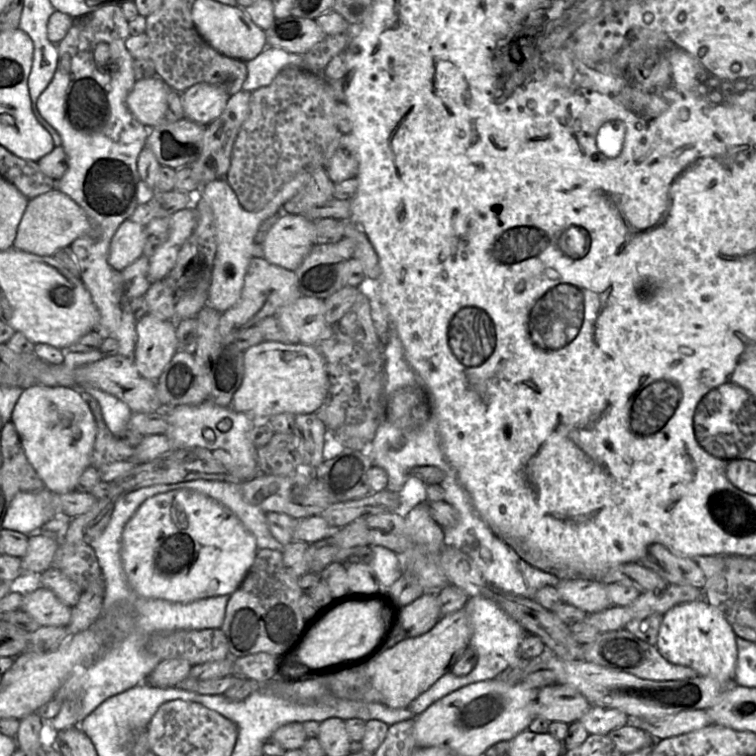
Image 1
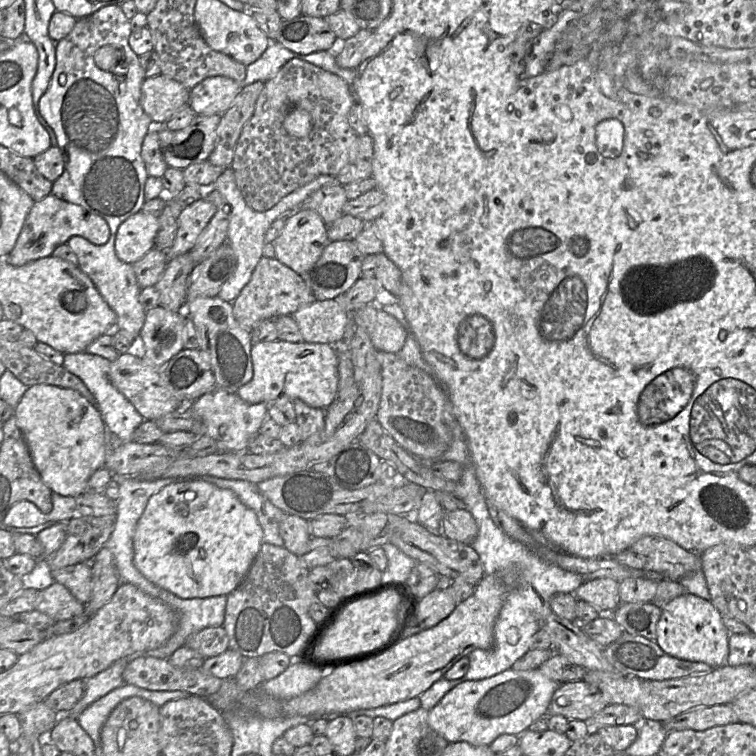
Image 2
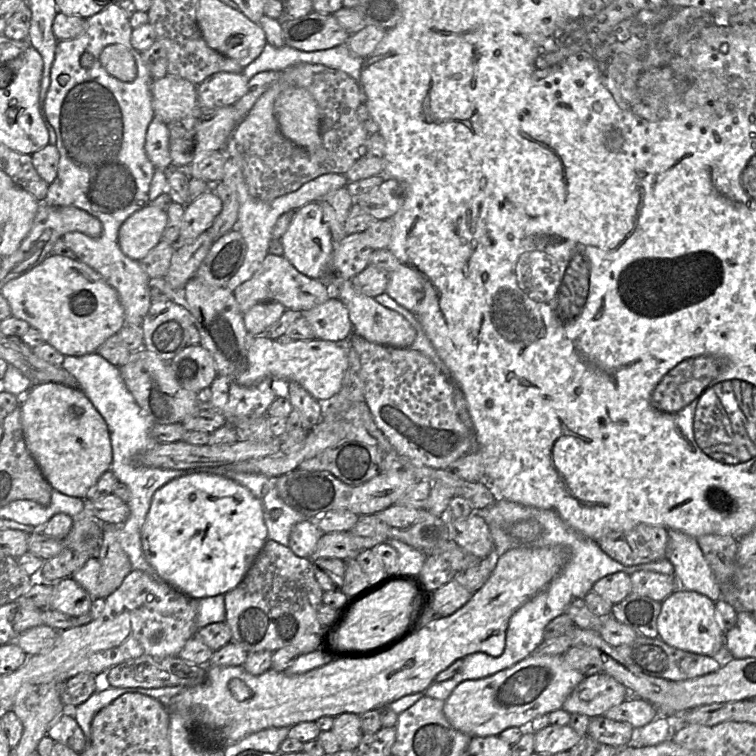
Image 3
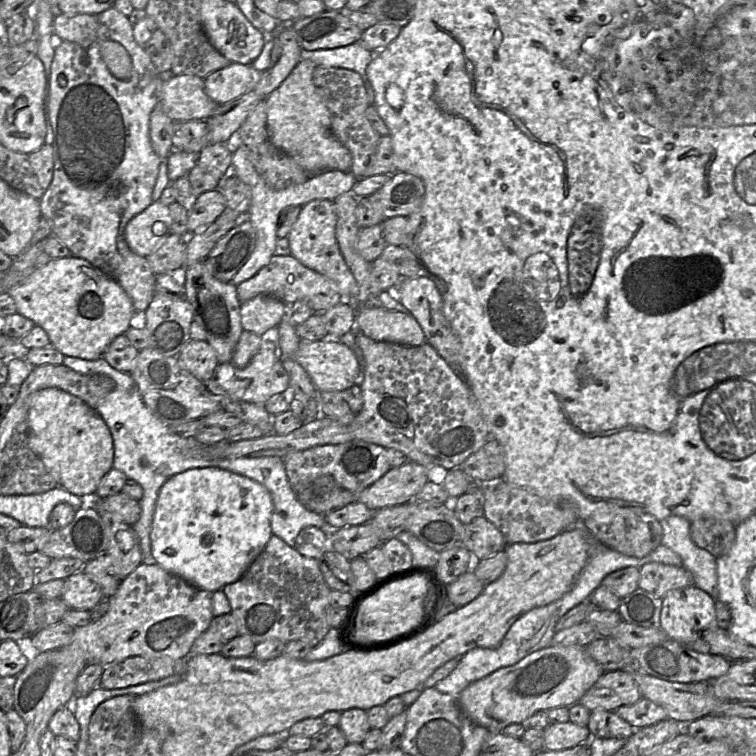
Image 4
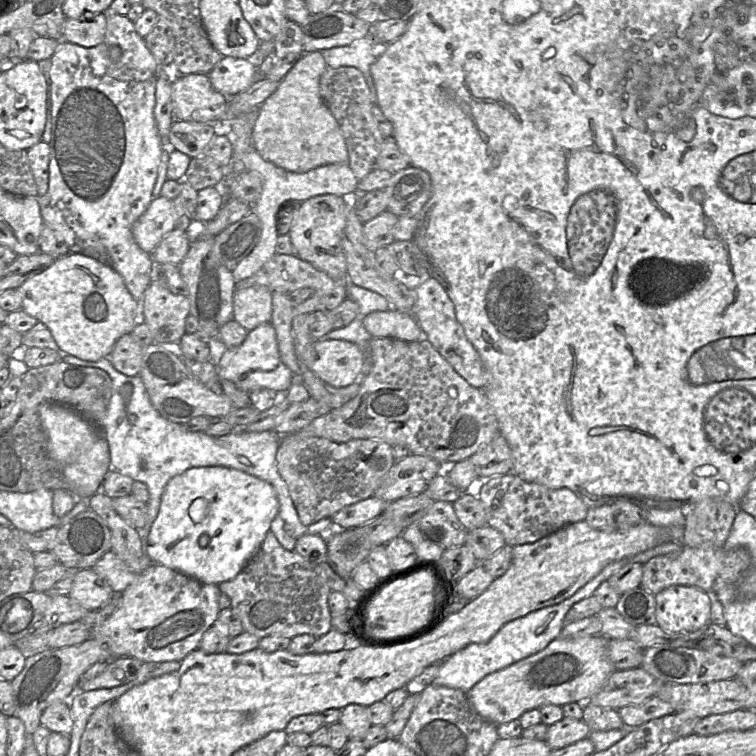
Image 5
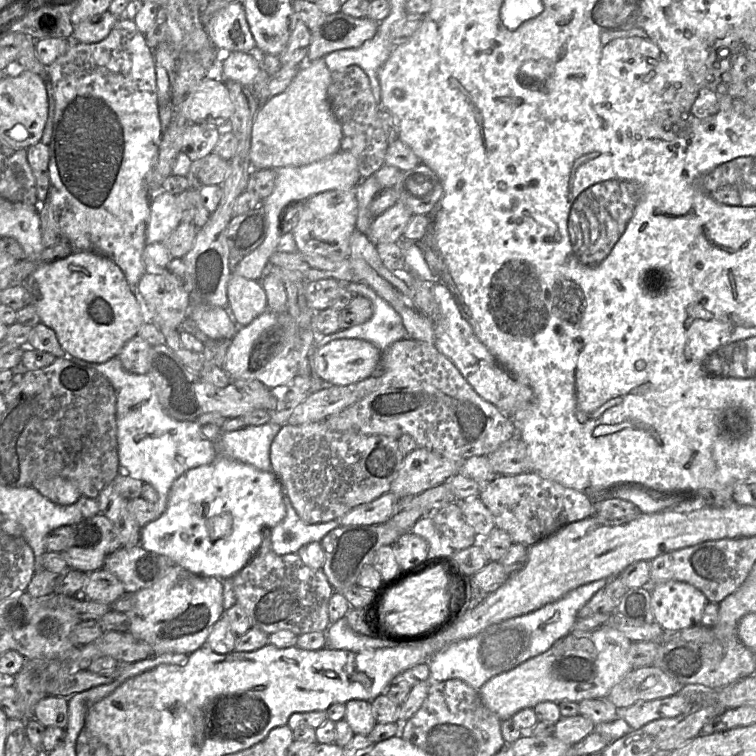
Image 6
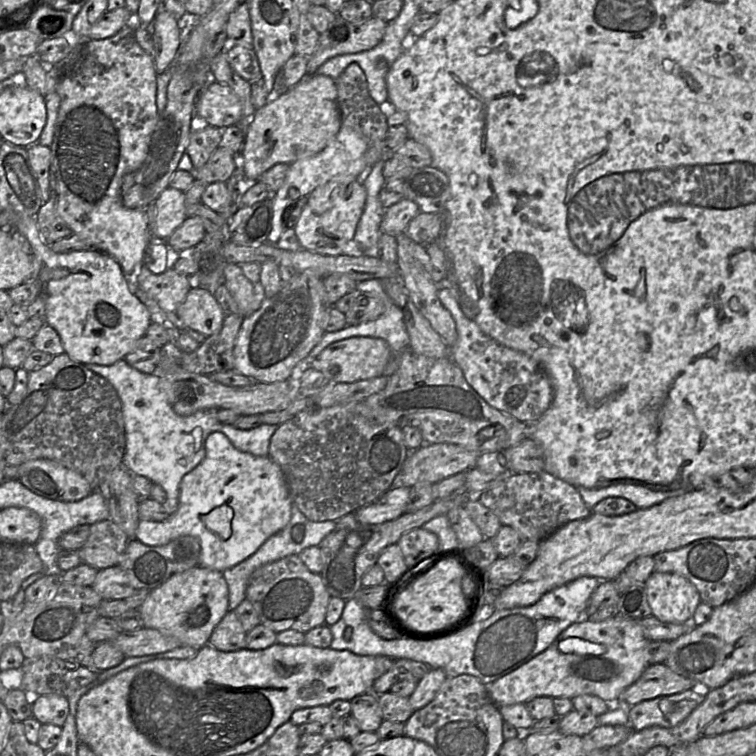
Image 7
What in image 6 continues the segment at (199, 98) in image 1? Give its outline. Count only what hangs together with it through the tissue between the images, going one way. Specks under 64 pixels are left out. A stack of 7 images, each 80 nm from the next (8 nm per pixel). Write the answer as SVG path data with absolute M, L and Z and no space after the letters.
M231 51L225 53L222 64L223 80L234 80L250 86L260 71L260 64L251 52Z

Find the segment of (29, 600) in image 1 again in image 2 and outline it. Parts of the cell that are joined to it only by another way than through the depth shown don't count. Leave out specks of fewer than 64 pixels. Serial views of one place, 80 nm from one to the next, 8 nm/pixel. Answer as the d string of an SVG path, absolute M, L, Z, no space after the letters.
M54 582L39 591L36 610L57 622L84 614L86 604L78 601L64 585Z

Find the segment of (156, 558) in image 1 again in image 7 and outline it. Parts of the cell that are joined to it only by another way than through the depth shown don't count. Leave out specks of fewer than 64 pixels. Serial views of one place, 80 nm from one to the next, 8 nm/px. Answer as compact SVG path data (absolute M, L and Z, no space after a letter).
M214 432L207 437L205 442L205 451L205 458L194 469L185 474L180 481L177 510L173 514L170 514L166 520L161 522L139 520L134 539L137 539L148 546L162 546L180 536L190 535L196 537L200 541L201 545L199 565L201 567L211 568L223 572L250 557L269 537L282 530L288 524L291 519L293 499L283 471L280 466L268 455L259 457L250 453L239 451L231 444L227 437L220 432Z

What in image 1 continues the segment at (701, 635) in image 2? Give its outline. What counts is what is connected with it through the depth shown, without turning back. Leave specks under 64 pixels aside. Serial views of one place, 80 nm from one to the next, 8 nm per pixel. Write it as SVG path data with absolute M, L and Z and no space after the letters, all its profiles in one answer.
M703 598L676 605L663 614L656 647L672 664L687 666L700 676L730 683L734 680L737 662L736 638L731 624Z

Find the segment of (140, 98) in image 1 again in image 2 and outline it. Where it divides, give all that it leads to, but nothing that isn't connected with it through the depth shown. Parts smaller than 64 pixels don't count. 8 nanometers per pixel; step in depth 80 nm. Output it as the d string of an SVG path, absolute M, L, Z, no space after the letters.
M160 74L146 77L141 86L141 105L154 123L166 123L184 105L189 105L190 89Z

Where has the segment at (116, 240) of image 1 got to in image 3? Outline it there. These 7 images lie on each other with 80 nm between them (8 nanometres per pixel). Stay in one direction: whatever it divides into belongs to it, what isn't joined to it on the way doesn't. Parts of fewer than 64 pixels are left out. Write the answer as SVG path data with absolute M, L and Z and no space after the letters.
M156 206L136 211L120 227L118 242L122 252L141 261L162 240L166 224L166 211Z

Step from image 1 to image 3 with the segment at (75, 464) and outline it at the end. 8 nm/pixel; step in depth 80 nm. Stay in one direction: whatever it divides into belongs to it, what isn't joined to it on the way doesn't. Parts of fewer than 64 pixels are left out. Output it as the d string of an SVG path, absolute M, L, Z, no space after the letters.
M58 383L33 385L21 398L21 423L24 440L44 478L62 494L86 499L89 489L100 476L110 470L112 447L108 426L85 394L76 388Z

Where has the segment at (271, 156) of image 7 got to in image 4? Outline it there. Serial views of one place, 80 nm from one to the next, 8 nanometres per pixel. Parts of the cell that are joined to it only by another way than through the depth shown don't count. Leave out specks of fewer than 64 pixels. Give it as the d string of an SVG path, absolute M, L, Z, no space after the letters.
M301 59L289 76L266 99L267 131L271 143L292 158L306 172L319 174L329 170L350 172L352 156L332 131L331 113L313 82L317 65Z

